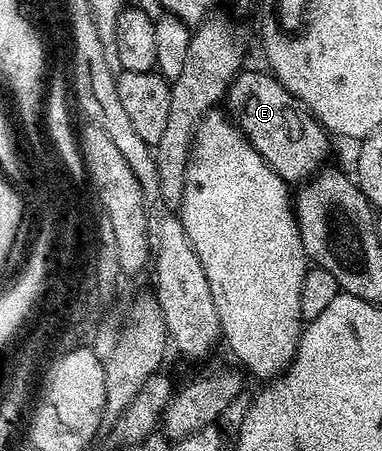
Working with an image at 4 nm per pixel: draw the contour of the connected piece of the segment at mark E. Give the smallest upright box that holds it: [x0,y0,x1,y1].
[226,70,329,186]

